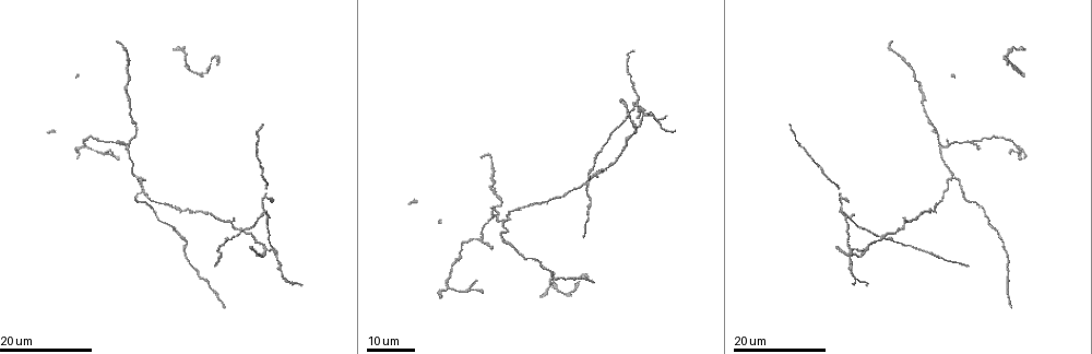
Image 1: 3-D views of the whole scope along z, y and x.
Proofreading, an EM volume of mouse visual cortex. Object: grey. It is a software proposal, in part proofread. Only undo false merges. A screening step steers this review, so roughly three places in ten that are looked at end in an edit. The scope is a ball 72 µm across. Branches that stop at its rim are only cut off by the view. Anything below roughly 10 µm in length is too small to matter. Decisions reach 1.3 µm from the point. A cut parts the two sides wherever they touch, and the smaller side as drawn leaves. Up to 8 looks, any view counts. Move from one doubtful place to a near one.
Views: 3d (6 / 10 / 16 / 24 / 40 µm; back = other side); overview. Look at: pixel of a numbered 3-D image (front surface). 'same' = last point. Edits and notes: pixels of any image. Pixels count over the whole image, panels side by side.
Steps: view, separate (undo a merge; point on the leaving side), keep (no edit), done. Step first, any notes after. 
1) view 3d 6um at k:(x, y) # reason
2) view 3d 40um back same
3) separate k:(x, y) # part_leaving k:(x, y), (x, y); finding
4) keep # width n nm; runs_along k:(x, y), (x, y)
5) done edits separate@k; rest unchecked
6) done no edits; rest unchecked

view 3d 16um at 1:(969, 143) # thin arm on a thick one

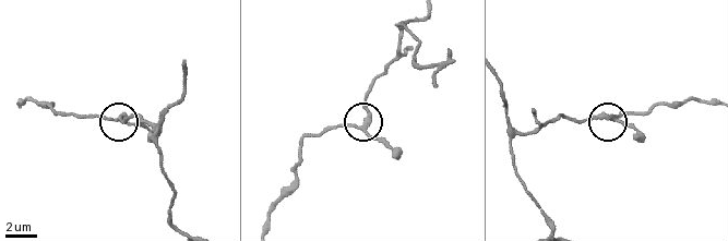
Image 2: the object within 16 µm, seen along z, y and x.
view 3d 10um at 2:(614, 119)

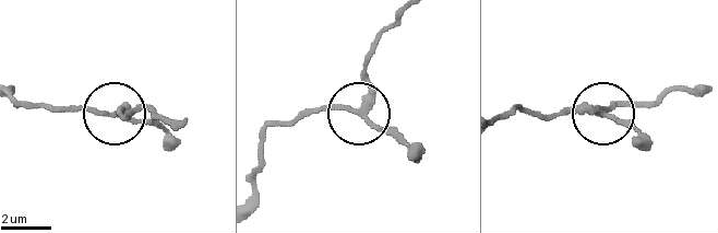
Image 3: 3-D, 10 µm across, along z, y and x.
keep # arms 3; runs_along 3:(402, 13), (369, 57), (360, 112), (310, 107), (280, 119); all the same cell

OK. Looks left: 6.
view 3d 24um at 1:(139, 176) # thin arm on a thick one

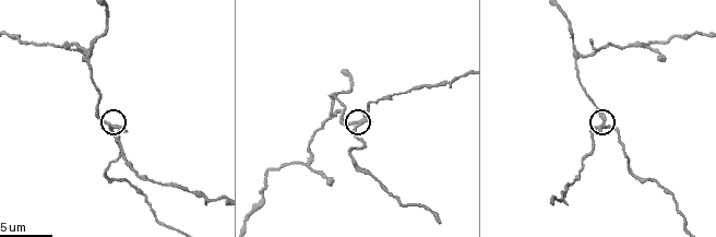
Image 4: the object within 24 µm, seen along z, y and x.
view 3d 10um at 4:(109, 125)

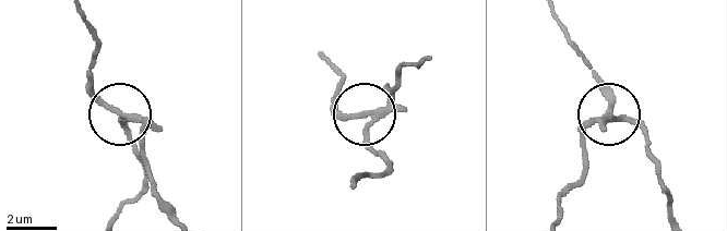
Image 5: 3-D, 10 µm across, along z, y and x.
keep # arms 3; runs_along 5:(560, 213), (597, 121), (629, 121), (658, 160); all the same cell

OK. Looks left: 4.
view 3d 16um at 1:(215, 216) # sudden change in width

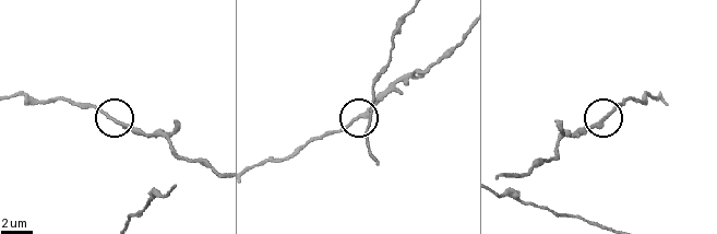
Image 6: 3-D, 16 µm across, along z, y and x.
view 3d 6um at 6:(601, 120) # zoom in

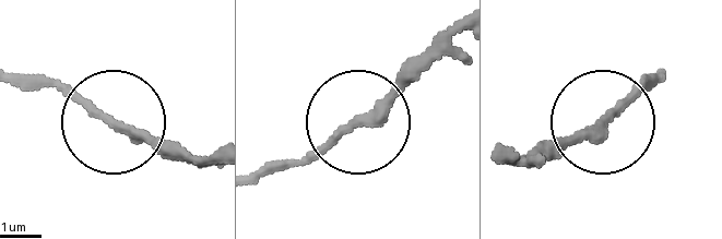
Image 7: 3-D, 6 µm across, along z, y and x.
view 3d 6um back at 7:(358, 124)

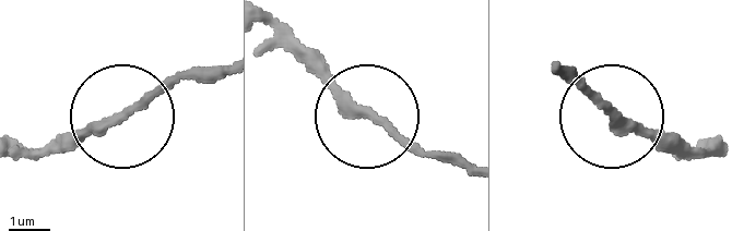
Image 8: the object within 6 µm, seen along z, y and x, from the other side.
keep # runs_along 8:(558, 68), (676, 155); continuous, no second cell

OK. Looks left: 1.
view 3d 16um at 4:(460, 76) # a narrow waist

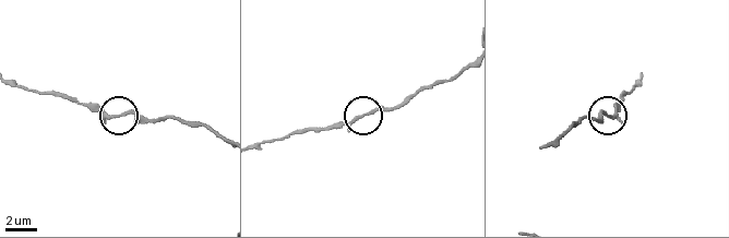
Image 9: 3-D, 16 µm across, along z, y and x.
keep # width 190 nm; runs_along 9:(154, 120), (128, 112), (112, 116), (79, 105); continuous, no second cell

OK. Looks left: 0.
done no edits; rest unchecked

